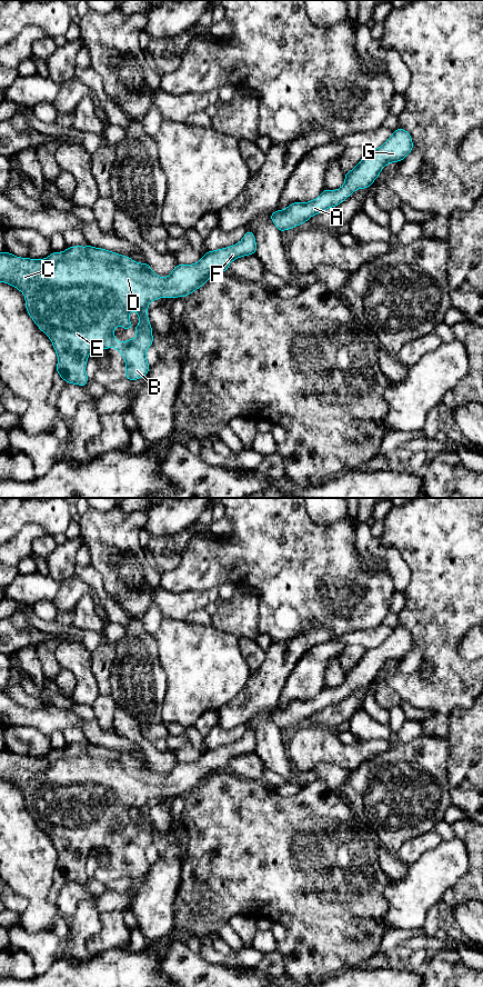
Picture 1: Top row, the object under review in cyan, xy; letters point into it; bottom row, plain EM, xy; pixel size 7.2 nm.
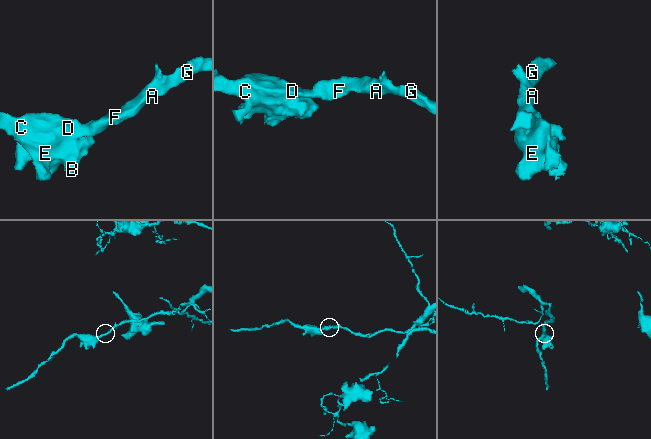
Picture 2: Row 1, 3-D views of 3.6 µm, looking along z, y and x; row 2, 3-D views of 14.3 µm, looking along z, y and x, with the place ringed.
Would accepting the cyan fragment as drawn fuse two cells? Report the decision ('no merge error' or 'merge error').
no merge error

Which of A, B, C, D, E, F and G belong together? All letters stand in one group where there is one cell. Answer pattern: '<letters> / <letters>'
A B C D E F G

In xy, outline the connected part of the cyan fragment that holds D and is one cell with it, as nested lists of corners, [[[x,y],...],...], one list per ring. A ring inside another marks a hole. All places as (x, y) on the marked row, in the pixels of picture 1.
[[[248,229],[243,239],[231,247],[207,251],[204,256],[193,265],[177,265],[167,278],[160,278],[150,268],[149,263],[139,263],[127,256],[121,256],[107,249],[92,246],[68,247],[64,252],[53,251],[46,259],[19,258],[7,251],[0,253],[0,282],[16,287],[26,298],[26,309],[34,323],[43,331],[52,342],[58,356],[57,370],[68,385],[76,383],[84,387],[88,383],[85,366],[89,353],[94,349],[118,348],[119,353],[125,360],[125,377],[134,381],[148,375],[150,366],[145,358],[148,348],[153,343],[152,327],[148,318],[148,305],[159,298],[187,297],[201,288],[212,276],[228,271],[231,261],[248,255],[255,255],[256,241],[253,232]],[[134,310],[139,313],[139,327],[132,326],[129,312]],[[122,326],[124,332],[132,327],[138,337],[125,342],[115,341],[118,337],[112,331]]]

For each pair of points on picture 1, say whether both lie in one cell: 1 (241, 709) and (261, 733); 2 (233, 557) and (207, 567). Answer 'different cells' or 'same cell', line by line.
1: different cells
2: same cell

